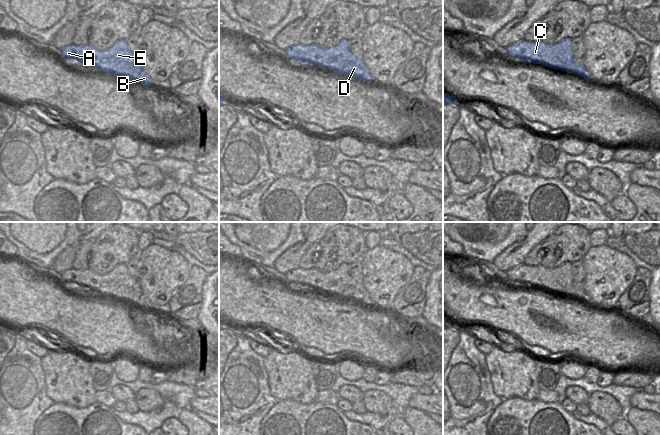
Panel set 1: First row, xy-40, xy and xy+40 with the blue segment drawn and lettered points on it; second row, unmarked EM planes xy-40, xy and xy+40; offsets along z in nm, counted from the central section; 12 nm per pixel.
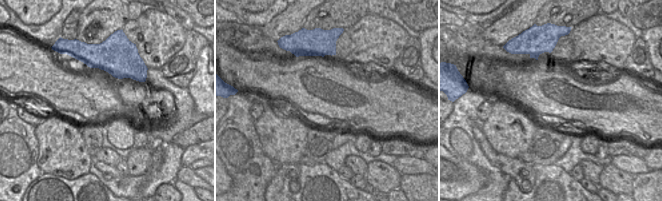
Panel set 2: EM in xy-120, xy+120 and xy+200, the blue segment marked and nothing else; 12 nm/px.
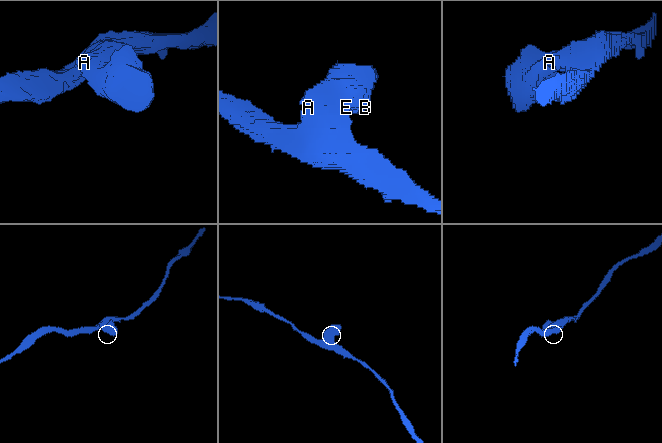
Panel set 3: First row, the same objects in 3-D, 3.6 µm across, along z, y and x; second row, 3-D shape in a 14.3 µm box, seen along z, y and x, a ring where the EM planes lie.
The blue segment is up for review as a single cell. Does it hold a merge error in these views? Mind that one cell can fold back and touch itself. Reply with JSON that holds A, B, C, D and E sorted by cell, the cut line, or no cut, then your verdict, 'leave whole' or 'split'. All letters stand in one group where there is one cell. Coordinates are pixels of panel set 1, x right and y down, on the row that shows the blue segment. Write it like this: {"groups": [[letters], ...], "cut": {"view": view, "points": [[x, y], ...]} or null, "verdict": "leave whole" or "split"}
{"groups": [["A", "B", "C", "D", "E"]], "cut": null, "verdict": "leave whole"}

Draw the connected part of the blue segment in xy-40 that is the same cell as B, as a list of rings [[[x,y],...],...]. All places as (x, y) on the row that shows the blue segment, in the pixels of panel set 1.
[[[117,40],[105,51],[90,45],[68,45],[60,50],[63,60],[75,61],[92,68],[132,79],[143,85],[151,85],[152,79],[144,71],[139,55],[131,52],[126,40]]]

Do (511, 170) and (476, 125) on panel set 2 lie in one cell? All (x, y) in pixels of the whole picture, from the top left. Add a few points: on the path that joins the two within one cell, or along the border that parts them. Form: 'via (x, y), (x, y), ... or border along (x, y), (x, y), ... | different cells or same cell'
via (499, 161), (485, 147), (480, 137) | same cell

